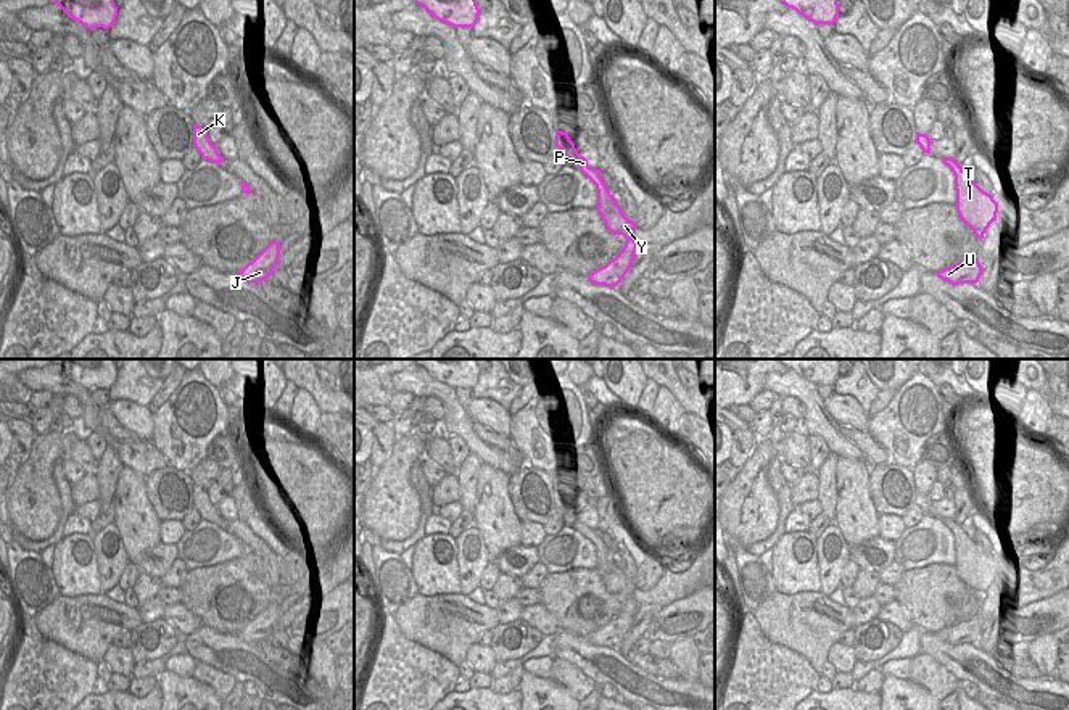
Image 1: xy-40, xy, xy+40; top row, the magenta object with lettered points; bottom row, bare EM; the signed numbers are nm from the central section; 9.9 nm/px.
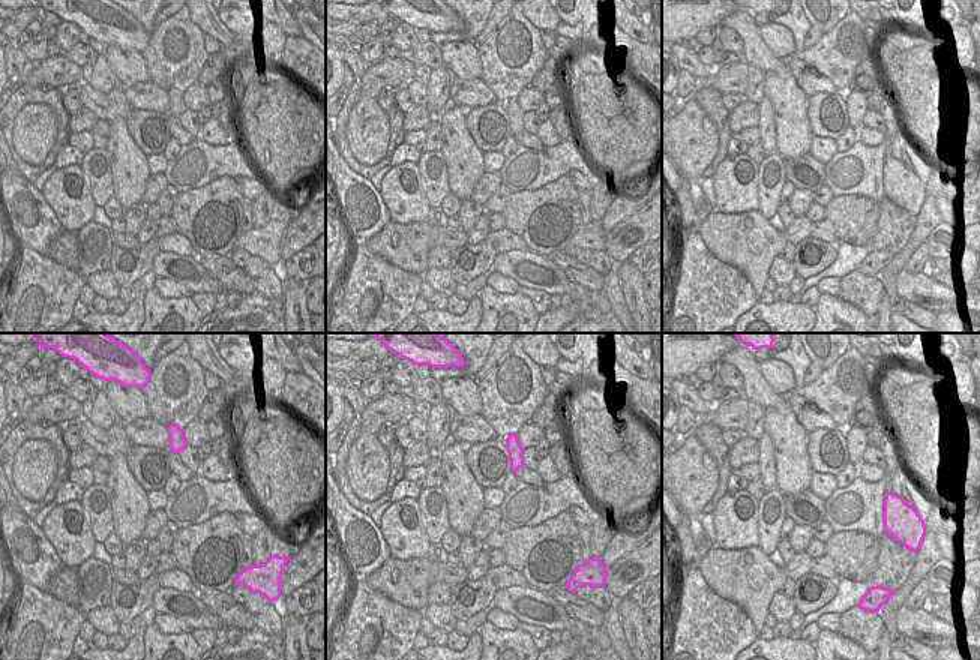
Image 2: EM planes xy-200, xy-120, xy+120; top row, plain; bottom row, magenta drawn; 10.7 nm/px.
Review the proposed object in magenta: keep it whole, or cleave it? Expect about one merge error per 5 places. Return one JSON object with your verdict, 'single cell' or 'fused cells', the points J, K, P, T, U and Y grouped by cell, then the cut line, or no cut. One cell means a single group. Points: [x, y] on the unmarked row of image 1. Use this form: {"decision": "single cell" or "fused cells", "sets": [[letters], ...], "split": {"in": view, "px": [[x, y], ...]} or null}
{"decision": "fused cells", "sets": [["J", "U"], ["K", "P", "T", "Y"]], "split": {"in": "xy", "px": [[631, 598], [627, 599]]}}

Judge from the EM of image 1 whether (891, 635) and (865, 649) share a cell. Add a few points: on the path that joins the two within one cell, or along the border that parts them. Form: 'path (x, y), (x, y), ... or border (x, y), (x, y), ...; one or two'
path (884, 638), (871, 643); one

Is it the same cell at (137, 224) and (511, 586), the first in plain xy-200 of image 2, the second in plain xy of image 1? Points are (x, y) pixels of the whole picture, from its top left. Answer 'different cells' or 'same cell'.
same cell

